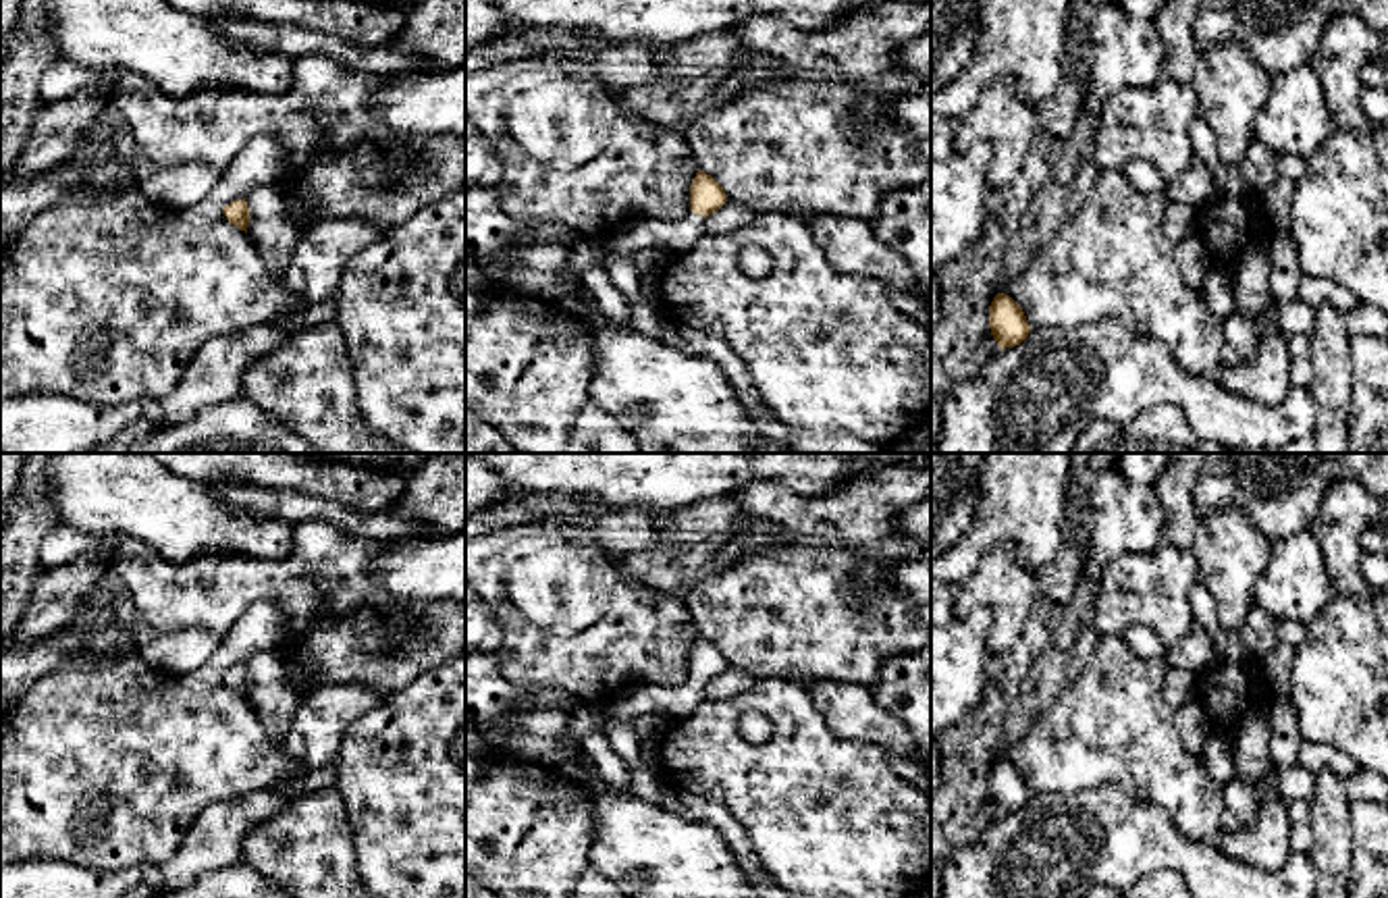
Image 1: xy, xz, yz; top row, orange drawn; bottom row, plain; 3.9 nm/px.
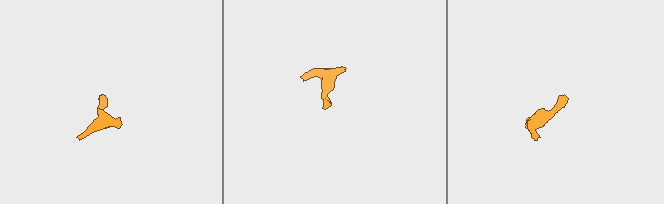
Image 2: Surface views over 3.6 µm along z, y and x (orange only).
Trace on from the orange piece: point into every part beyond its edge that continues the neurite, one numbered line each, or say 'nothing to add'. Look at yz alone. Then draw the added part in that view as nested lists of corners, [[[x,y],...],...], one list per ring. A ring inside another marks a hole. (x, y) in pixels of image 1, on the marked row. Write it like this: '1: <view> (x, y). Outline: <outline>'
nothing to add

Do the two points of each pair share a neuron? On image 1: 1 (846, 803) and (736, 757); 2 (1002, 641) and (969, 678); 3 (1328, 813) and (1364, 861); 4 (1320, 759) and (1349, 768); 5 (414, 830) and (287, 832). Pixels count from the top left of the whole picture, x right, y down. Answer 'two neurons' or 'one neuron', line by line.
1: one neuron
2: two neurons
3: two neurons
4: one neuron
5: two neurons

